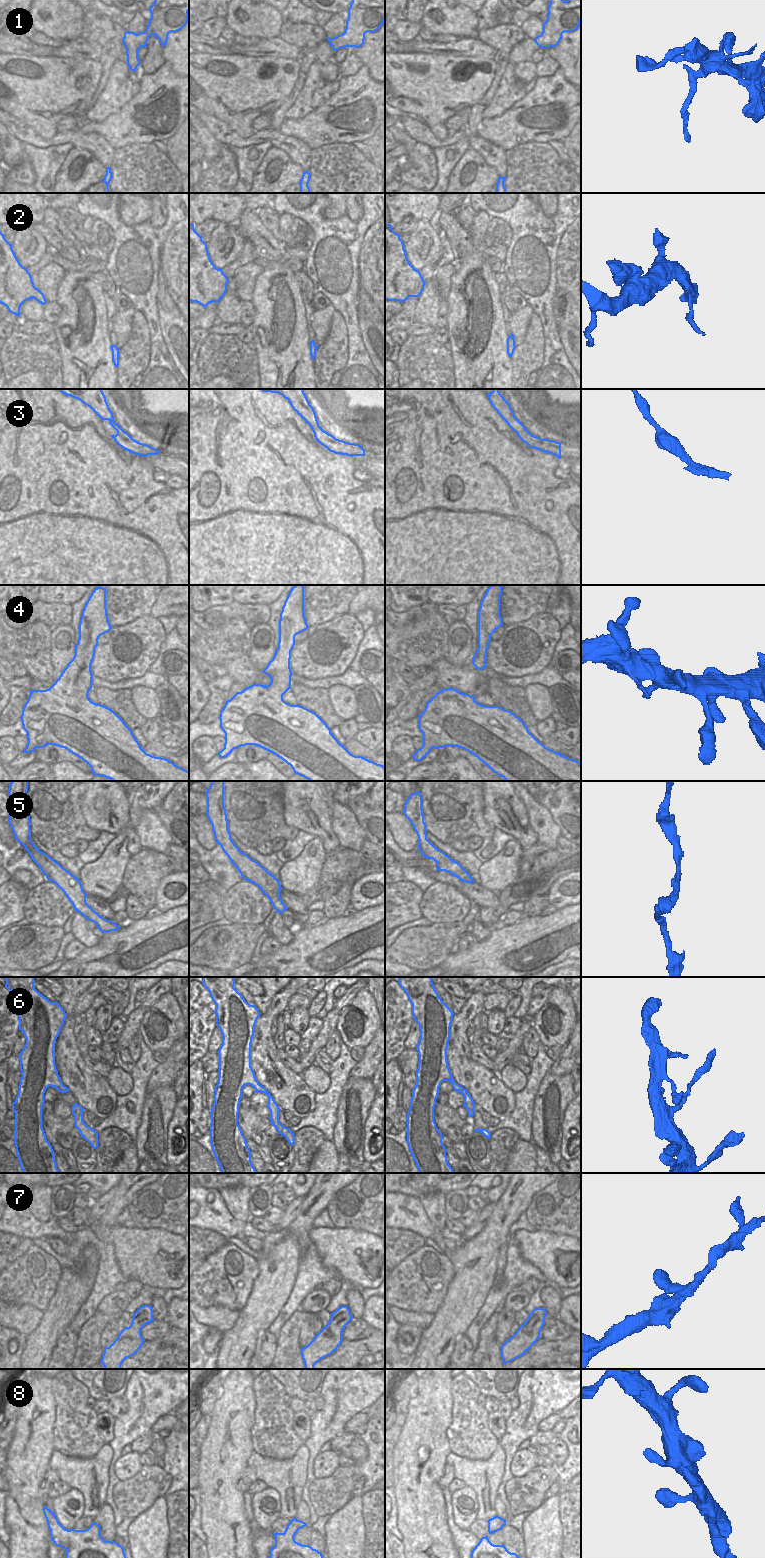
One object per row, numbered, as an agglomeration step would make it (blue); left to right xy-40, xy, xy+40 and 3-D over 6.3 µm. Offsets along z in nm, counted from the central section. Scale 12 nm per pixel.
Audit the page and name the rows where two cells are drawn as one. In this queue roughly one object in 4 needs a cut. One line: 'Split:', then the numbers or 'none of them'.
Split: 1, 2

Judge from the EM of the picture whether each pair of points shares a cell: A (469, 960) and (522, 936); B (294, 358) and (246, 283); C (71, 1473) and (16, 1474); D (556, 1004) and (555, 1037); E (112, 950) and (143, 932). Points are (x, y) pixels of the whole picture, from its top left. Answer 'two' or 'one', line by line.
A: one
B: two
C: two
D: one
E: one

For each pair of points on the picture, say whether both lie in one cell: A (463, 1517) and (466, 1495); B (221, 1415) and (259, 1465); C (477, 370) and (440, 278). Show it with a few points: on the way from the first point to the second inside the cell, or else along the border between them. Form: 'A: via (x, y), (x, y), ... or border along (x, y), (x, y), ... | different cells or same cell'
A: via (465, 1512), (466, 1500) | same cell
B: border along (253, 1450), (246, 1465) | different cells
C: border along (453, 273), (451, 276), (451, 288), (446, 299) | different cells

